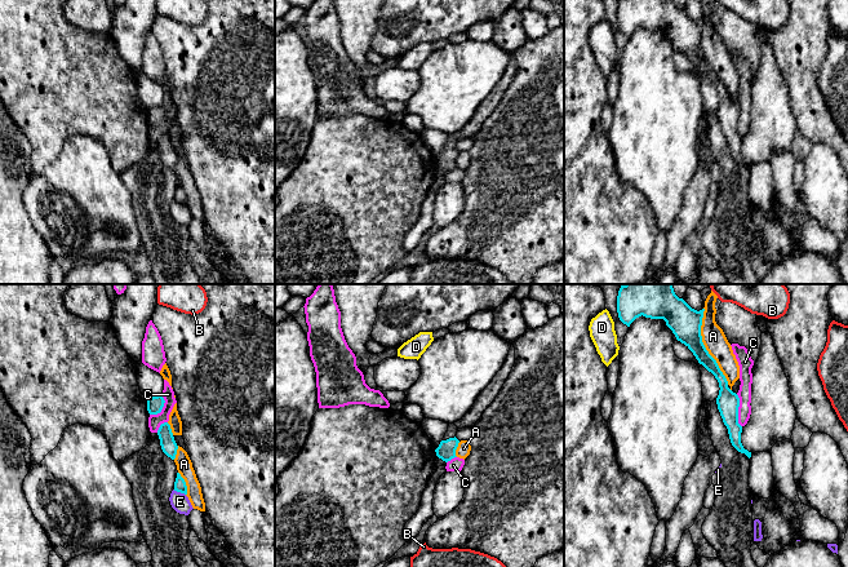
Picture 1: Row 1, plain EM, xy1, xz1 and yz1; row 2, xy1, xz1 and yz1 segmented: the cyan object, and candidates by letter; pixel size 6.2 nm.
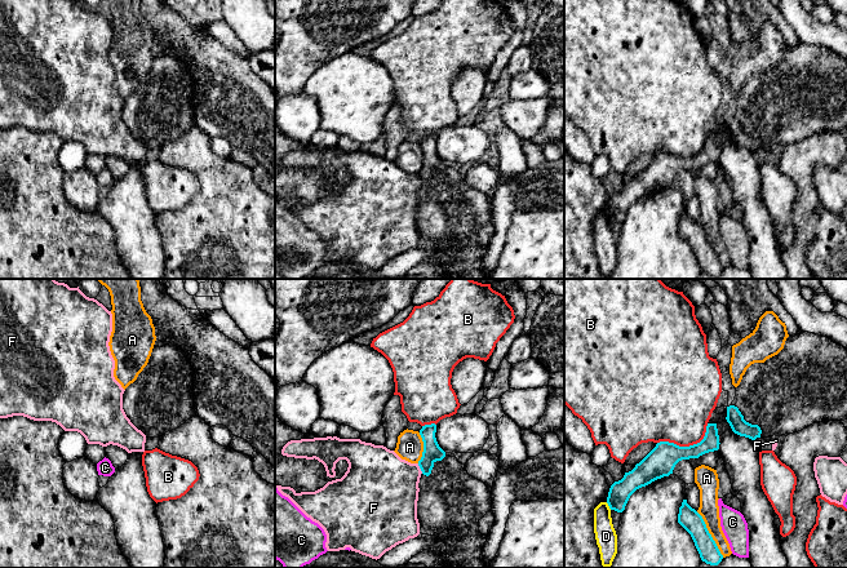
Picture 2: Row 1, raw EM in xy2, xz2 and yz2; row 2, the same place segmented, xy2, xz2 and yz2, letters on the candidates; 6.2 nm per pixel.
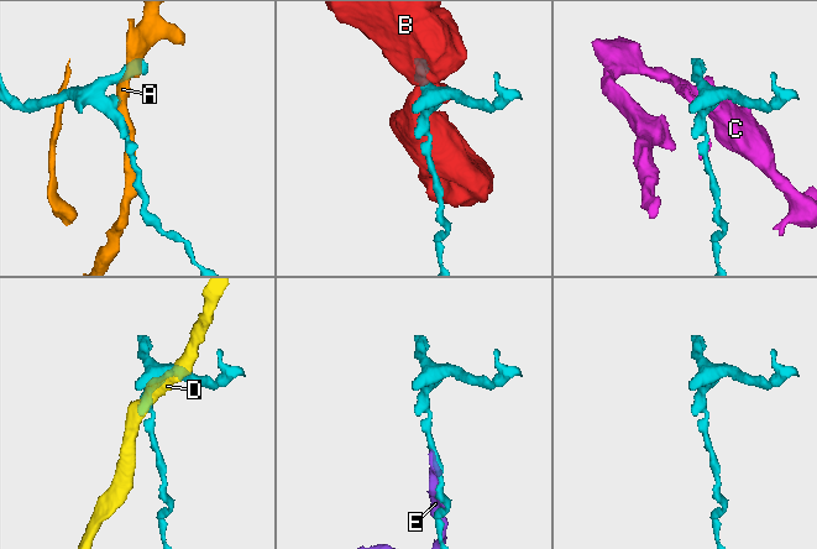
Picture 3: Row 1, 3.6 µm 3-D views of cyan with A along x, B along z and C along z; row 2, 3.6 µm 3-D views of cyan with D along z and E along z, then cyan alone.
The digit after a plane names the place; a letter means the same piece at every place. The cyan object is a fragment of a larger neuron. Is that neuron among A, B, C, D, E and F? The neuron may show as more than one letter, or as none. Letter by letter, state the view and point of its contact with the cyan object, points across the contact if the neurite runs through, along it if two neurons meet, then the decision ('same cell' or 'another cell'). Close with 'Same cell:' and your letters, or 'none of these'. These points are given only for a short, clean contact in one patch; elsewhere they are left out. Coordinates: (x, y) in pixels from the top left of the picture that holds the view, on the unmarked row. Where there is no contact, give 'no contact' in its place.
A: meets cyan in yz1 at (704, 57); another cell
B: meets cyan in yz2 at (687, 158); another cell
C: meets cyan in yz1 at (737, 122); border along yz1 (736, 105), (738, 109), (738, 134), (741, 137); another cell
D: meets cyan in yz2 at (608, 216); another cell
E: meets cyan in xy1 at (180, 202); another cell
F: meets cyan in xz2 at (420, 178); border along xz2 (417, 174), (422, 183); another cell
Same cell: none of these

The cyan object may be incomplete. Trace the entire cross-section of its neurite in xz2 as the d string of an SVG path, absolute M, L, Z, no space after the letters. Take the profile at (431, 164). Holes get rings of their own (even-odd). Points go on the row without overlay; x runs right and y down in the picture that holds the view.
M425 136L420 141L424 152L422 168L418 177L422 182L418 194L417 230L420 244L438 247L444 240L449 243L444 254L447 267L439 272L445 279L457 276L458 279L484 279L483 258L487 247L479 243L479 231L492 222L492 209L489 199L480 191L470 187L465 176L460 174L454 165L445 164L438 155L436 136Z

